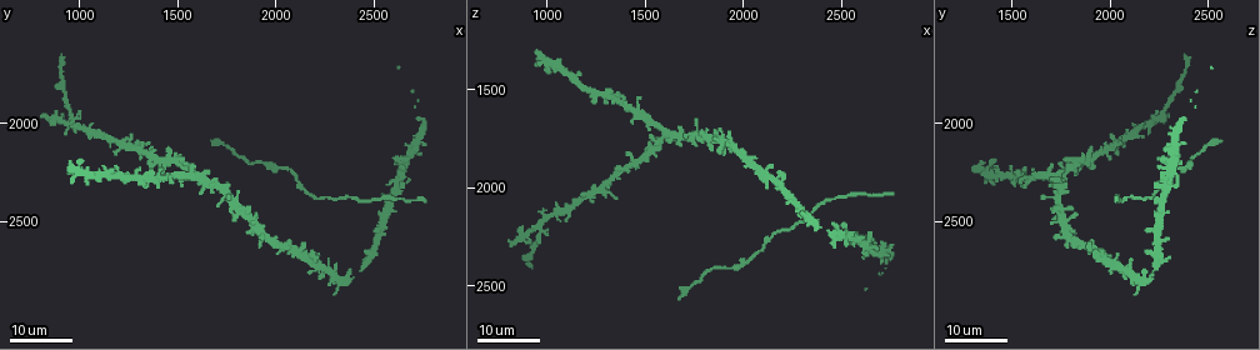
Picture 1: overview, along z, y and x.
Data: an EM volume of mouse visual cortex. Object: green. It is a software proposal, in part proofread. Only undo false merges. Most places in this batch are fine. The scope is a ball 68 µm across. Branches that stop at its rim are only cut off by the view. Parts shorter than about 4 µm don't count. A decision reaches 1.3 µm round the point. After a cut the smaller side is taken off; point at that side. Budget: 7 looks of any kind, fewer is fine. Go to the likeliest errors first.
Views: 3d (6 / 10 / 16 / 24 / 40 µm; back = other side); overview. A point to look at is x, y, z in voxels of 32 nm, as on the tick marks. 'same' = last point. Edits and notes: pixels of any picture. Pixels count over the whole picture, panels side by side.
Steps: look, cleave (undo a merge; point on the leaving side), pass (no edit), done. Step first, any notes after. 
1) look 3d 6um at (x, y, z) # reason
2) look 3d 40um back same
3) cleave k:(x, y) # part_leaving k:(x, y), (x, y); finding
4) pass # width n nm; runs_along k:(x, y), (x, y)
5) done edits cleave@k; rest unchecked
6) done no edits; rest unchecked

look 3d 24um at (960, 2000, 2200) # four or more arms meet

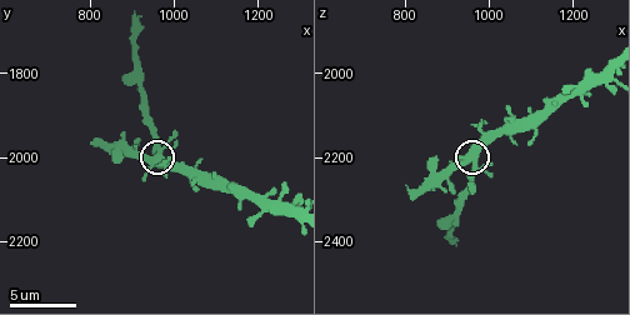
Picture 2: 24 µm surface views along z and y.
look 3d 6um same # closer look

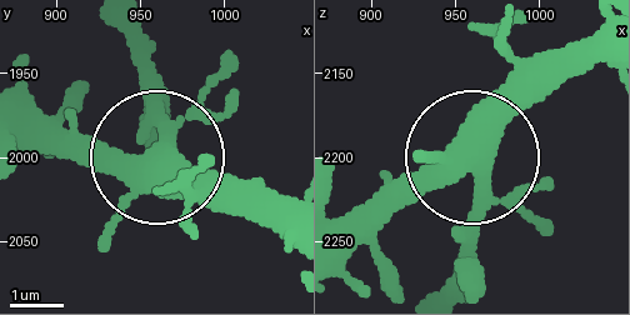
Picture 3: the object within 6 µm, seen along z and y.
pass # runs_along 3:(600, 29), (479, 150), (349, 213); all the same neuron

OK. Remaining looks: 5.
look 3d 16um at (2520, 2400, 2050)

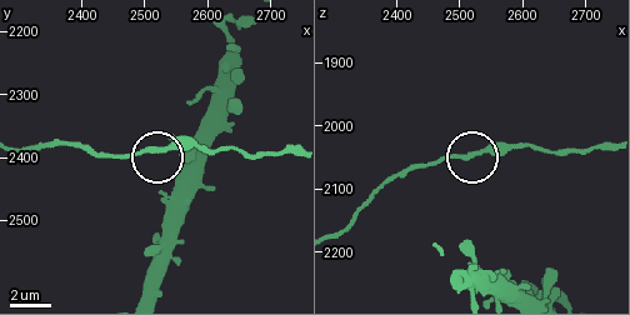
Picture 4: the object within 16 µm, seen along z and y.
look 3d 10um at (2520, 2390, 2045)

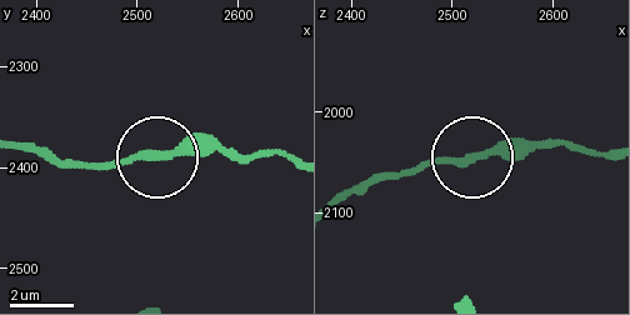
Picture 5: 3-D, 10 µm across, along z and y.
pass # width 260 nm; continuous, no second neuron

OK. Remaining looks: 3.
look 3d 16um at (1950, 2220, 2420) # calibre changes

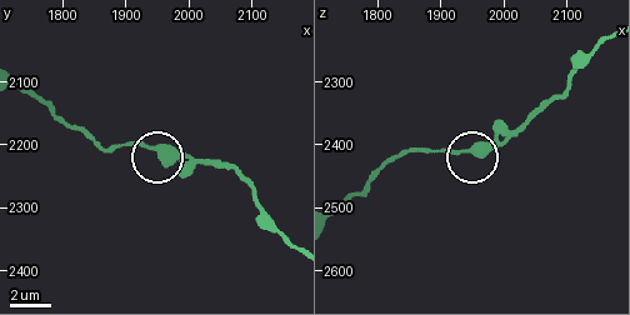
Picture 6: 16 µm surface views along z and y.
look 3d 6um at (1940, 2205, 2410) # closer look

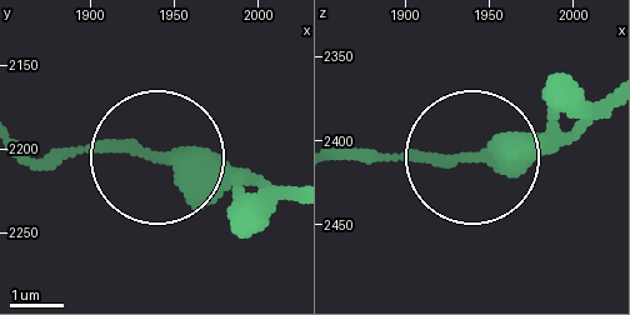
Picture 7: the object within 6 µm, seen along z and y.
look 3d 6um back at (1944, 2206, 2410) # from behind

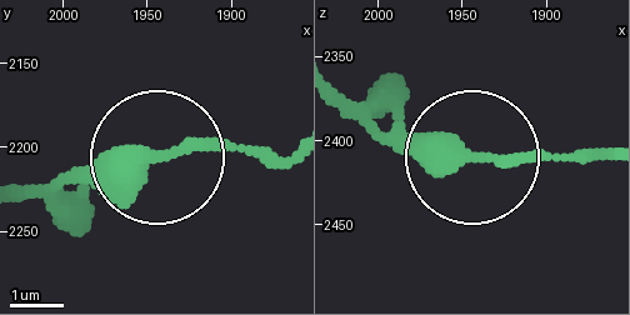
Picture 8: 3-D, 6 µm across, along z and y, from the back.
pass # width 340 nm; all the same neuron

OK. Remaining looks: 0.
done no edits; rest unchecked

